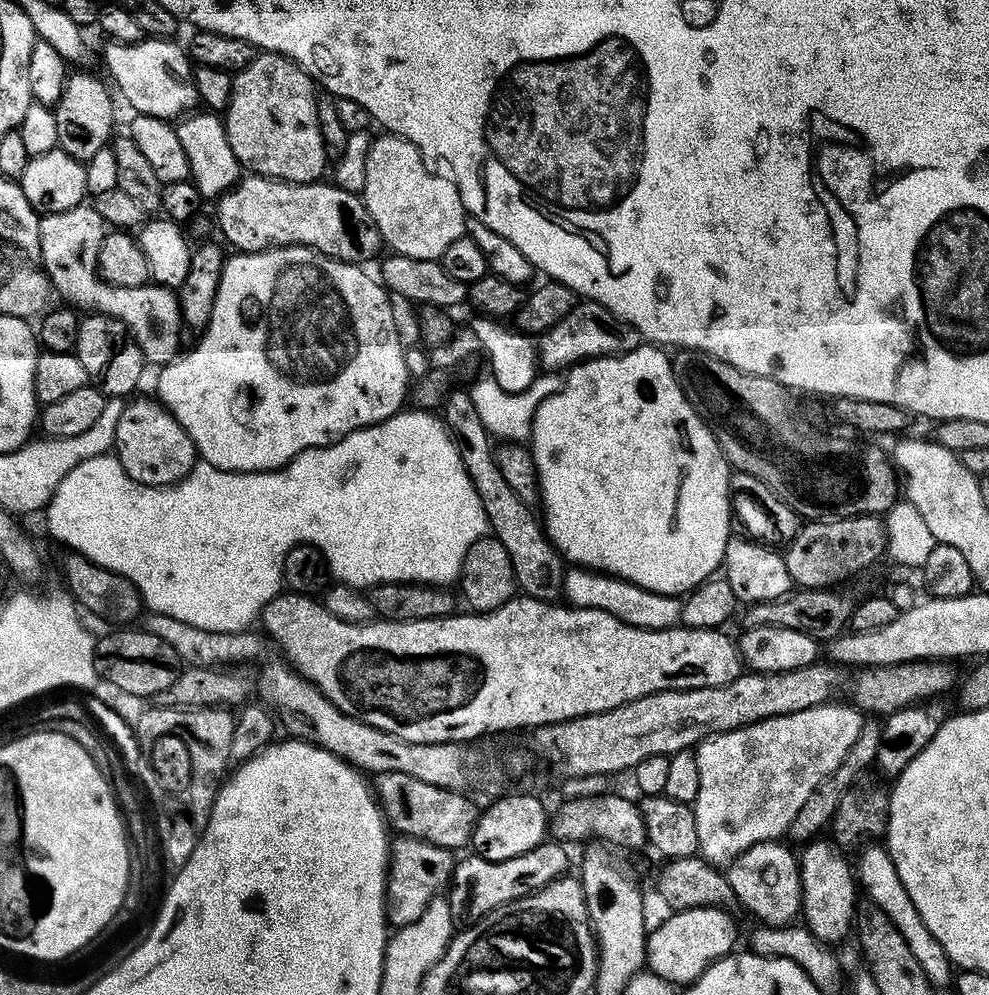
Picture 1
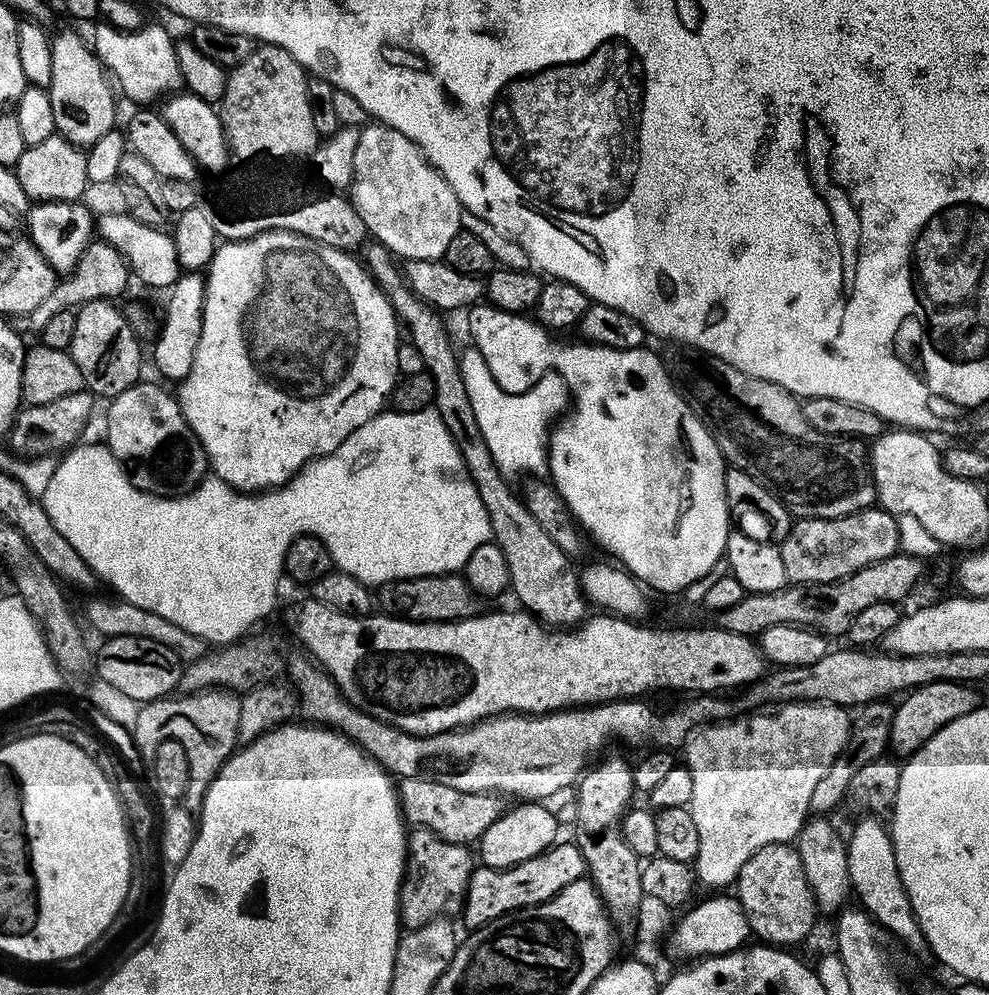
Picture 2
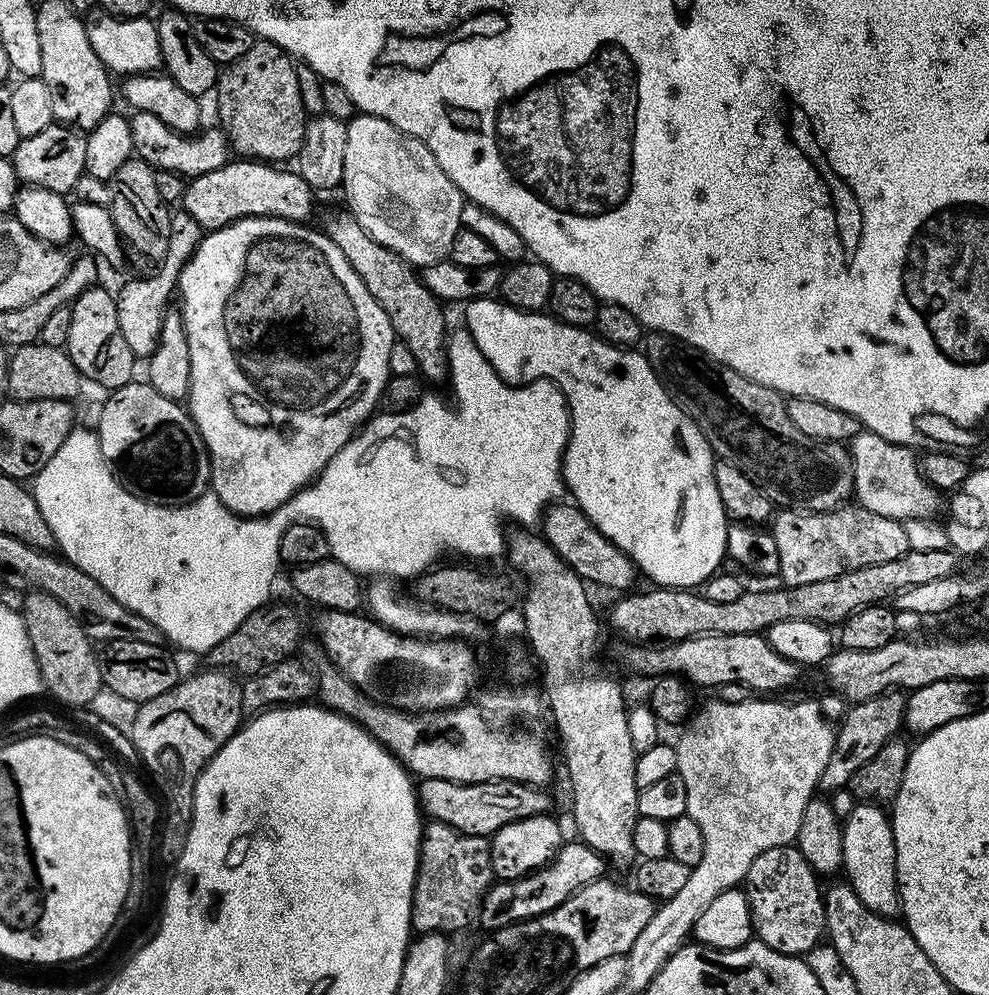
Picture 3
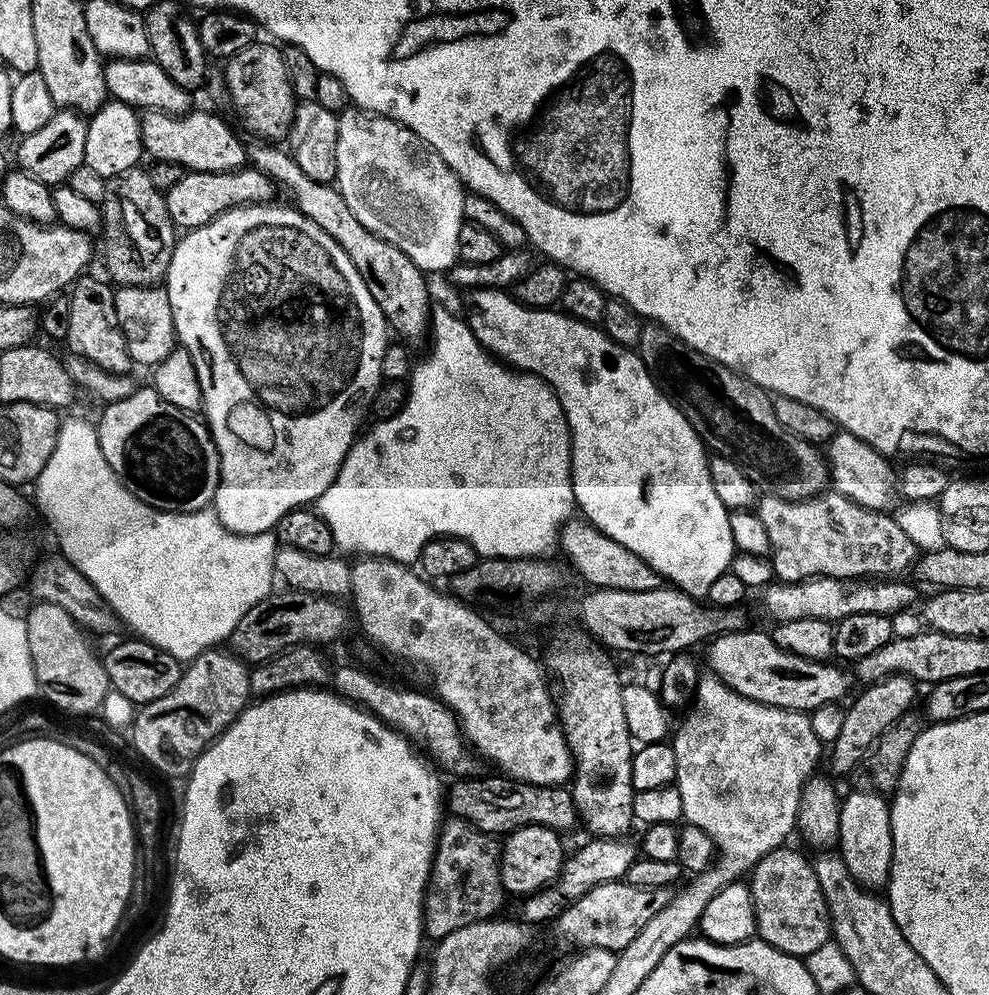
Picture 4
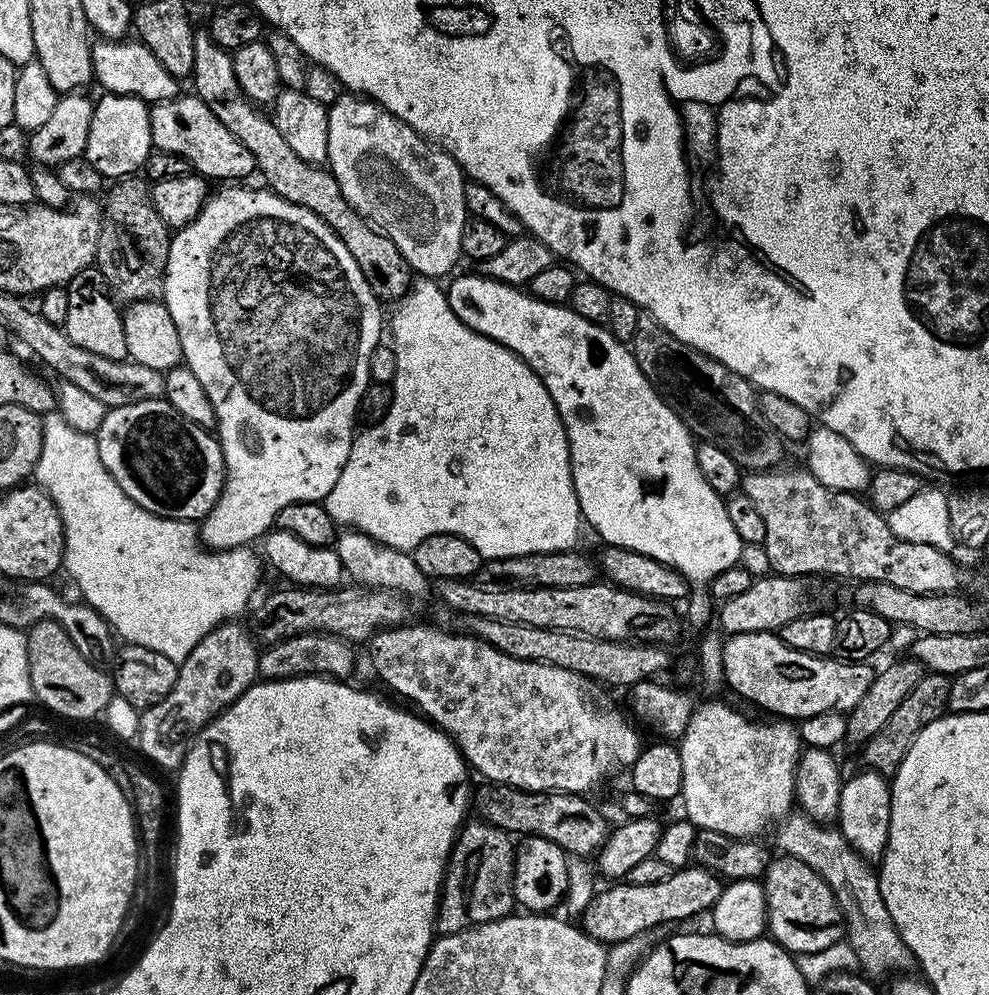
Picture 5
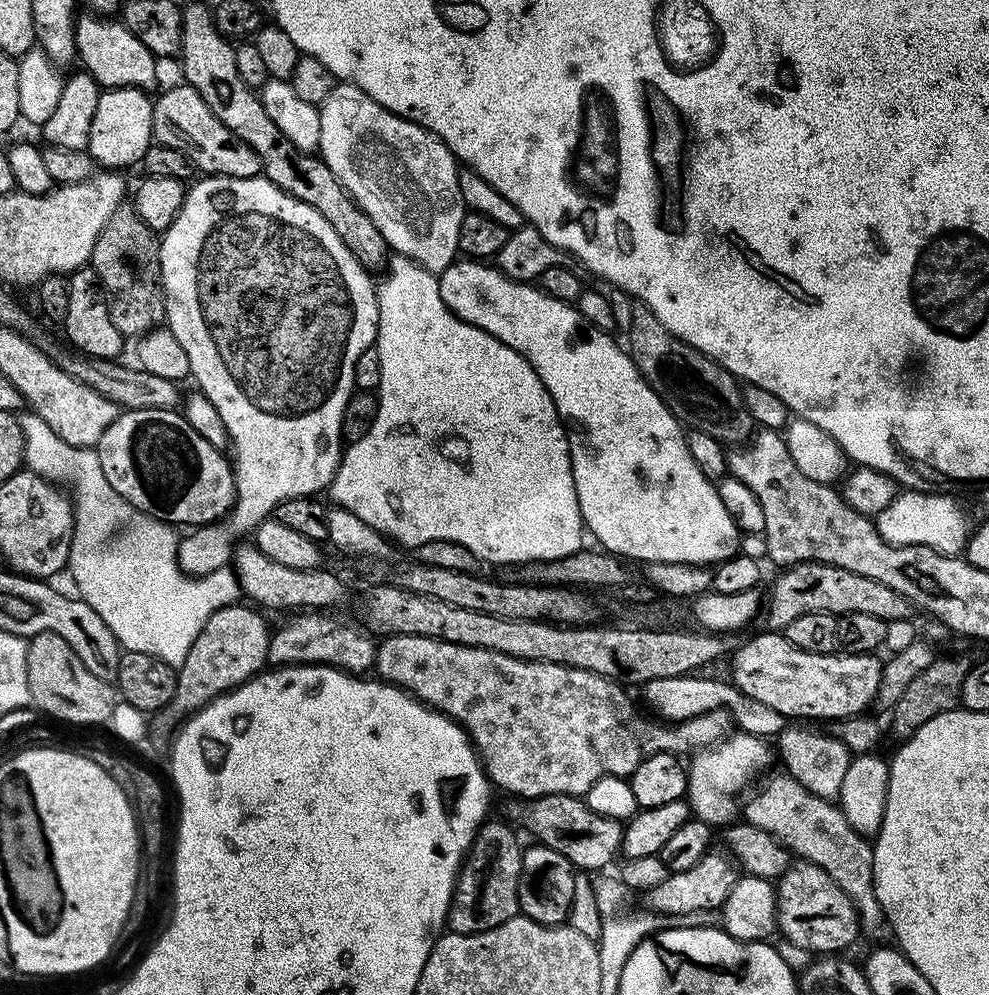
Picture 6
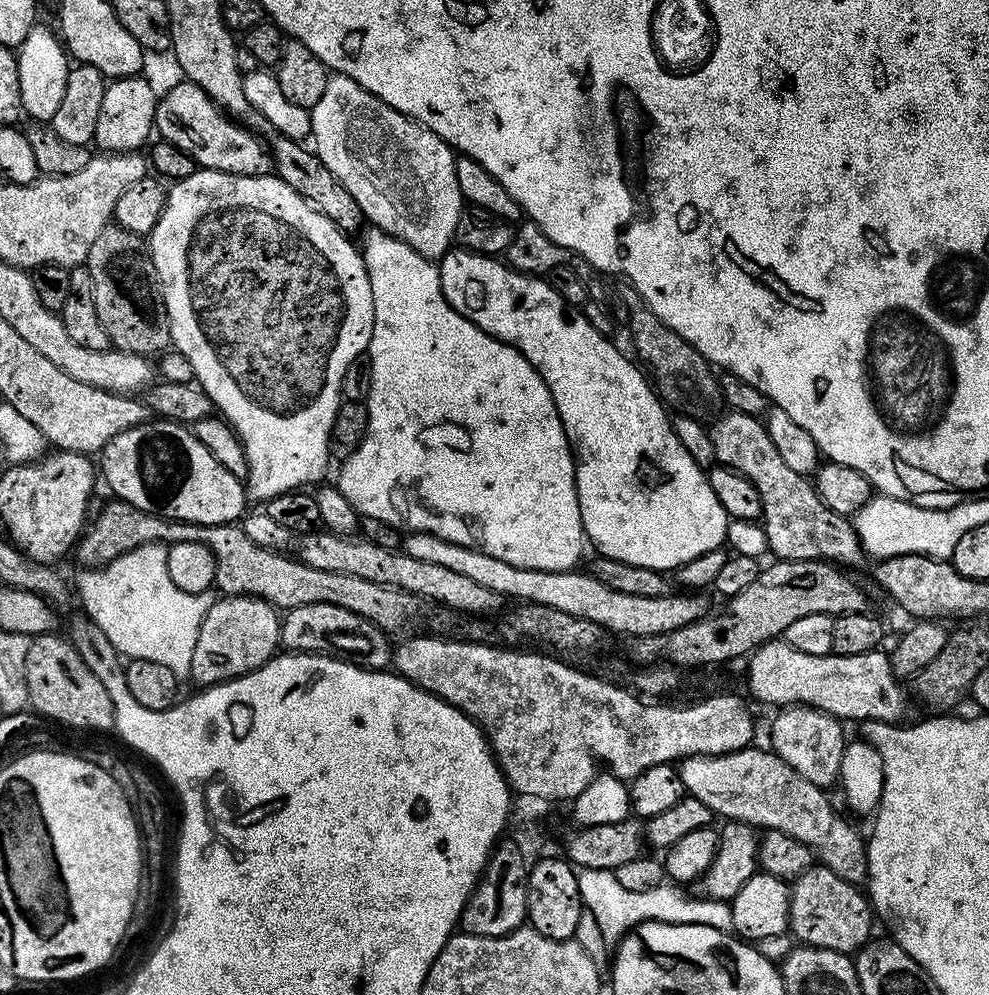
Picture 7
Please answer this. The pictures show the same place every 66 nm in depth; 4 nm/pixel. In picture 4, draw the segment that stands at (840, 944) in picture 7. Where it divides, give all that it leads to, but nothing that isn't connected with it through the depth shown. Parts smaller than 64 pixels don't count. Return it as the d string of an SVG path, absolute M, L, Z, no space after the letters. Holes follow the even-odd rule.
M781 846L768 852L751 868L750 887L759 939L786 954L803 958L821 948L832 936L832 919L828 913L828 903L822 894L822 886L818 886L818 878L812 869L812 860L788 847Z

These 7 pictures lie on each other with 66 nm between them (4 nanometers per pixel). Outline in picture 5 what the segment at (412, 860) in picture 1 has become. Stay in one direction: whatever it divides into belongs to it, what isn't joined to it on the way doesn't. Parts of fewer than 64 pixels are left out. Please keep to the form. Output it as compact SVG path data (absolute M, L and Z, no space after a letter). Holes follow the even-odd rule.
M472 818L460 829L456 844L448 855L440 903L436 905L435 931L449 936L474 924L485 924L513 915L517 907L512 889L512 871L516 861L516 844L509 833L487 820Z

